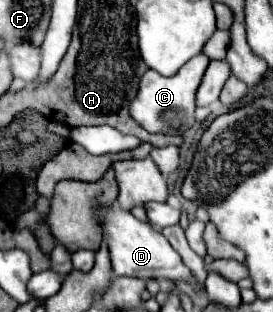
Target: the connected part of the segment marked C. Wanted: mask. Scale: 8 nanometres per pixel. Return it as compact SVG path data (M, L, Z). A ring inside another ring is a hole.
M206 54L194 56L190 62L186 62L174 76L162 76L158 72L148 70L140 80L140 90L134 102L130 104L132 118L148 132L158 134L182 134L184 130L192 128L196 124L194 112L196 112L196 90L202 82L202 76L208 68L210 60Z

